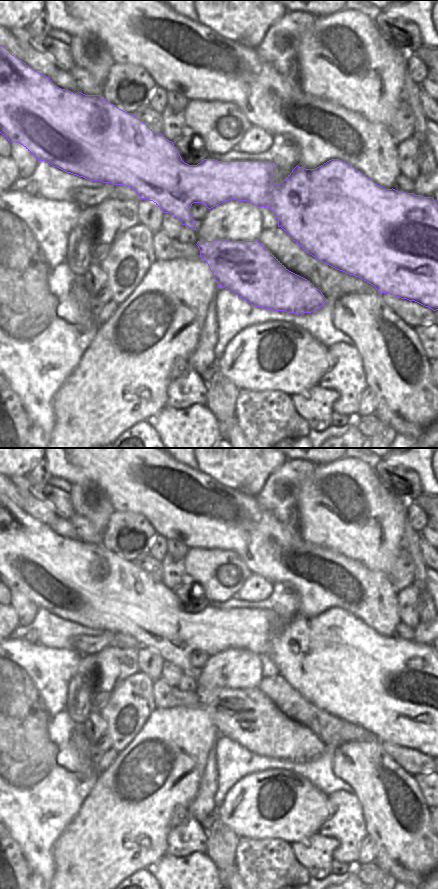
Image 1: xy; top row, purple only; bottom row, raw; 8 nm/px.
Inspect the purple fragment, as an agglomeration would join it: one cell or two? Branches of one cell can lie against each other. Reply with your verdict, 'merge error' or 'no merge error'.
no merge error

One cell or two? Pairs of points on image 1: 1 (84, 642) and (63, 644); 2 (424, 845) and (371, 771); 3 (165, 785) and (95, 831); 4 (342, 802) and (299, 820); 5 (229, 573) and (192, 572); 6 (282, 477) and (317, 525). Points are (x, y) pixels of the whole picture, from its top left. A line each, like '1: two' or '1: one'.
1: two
2: one
3: one
4: two
5: one
6: two

